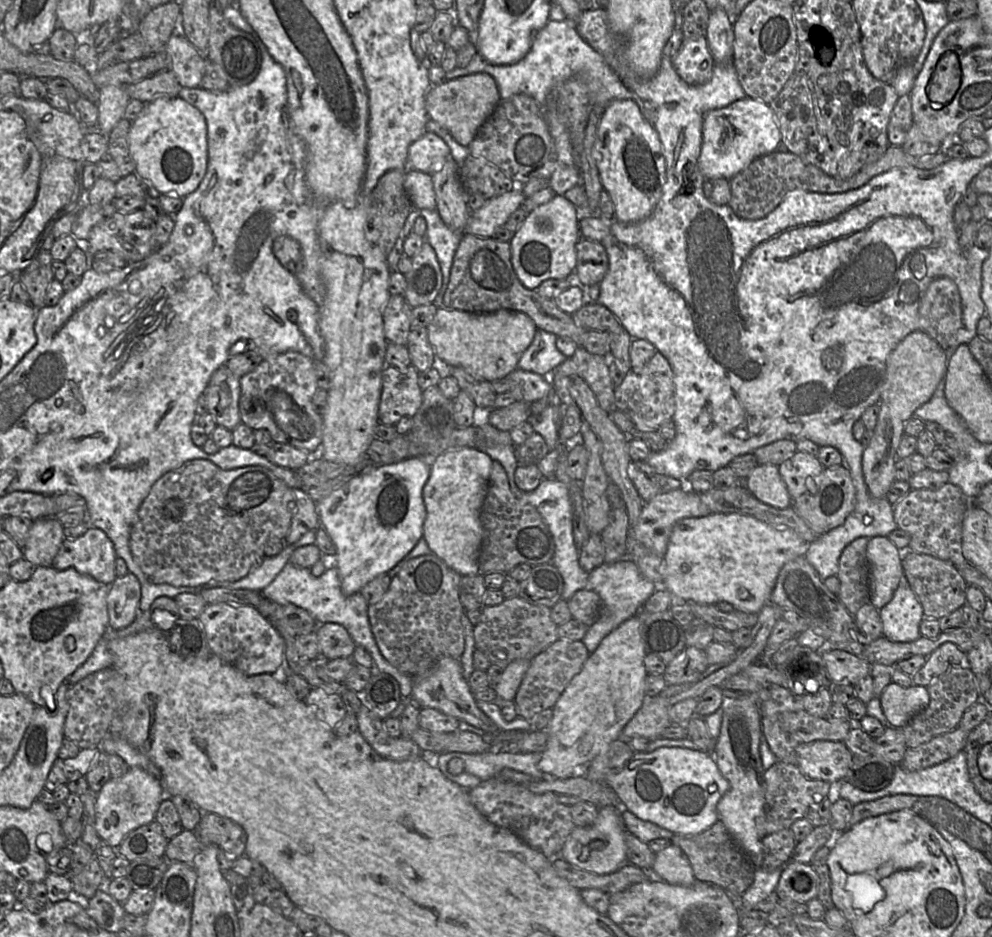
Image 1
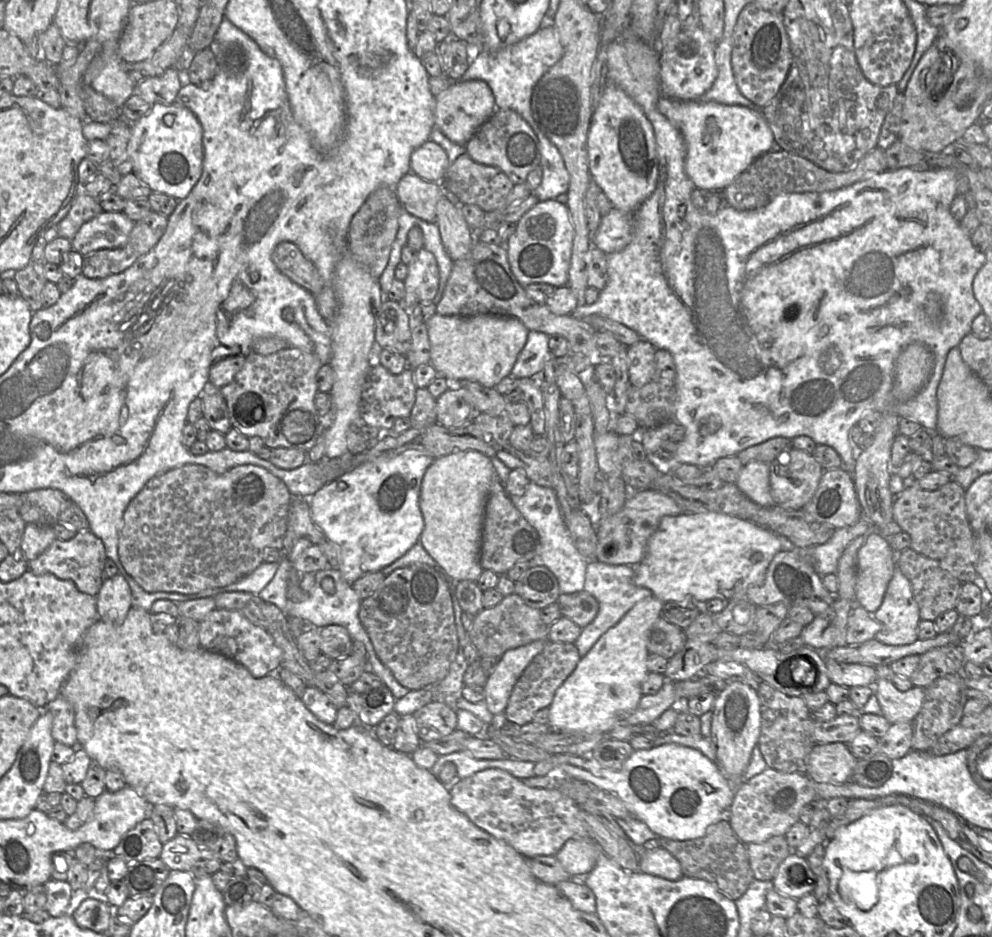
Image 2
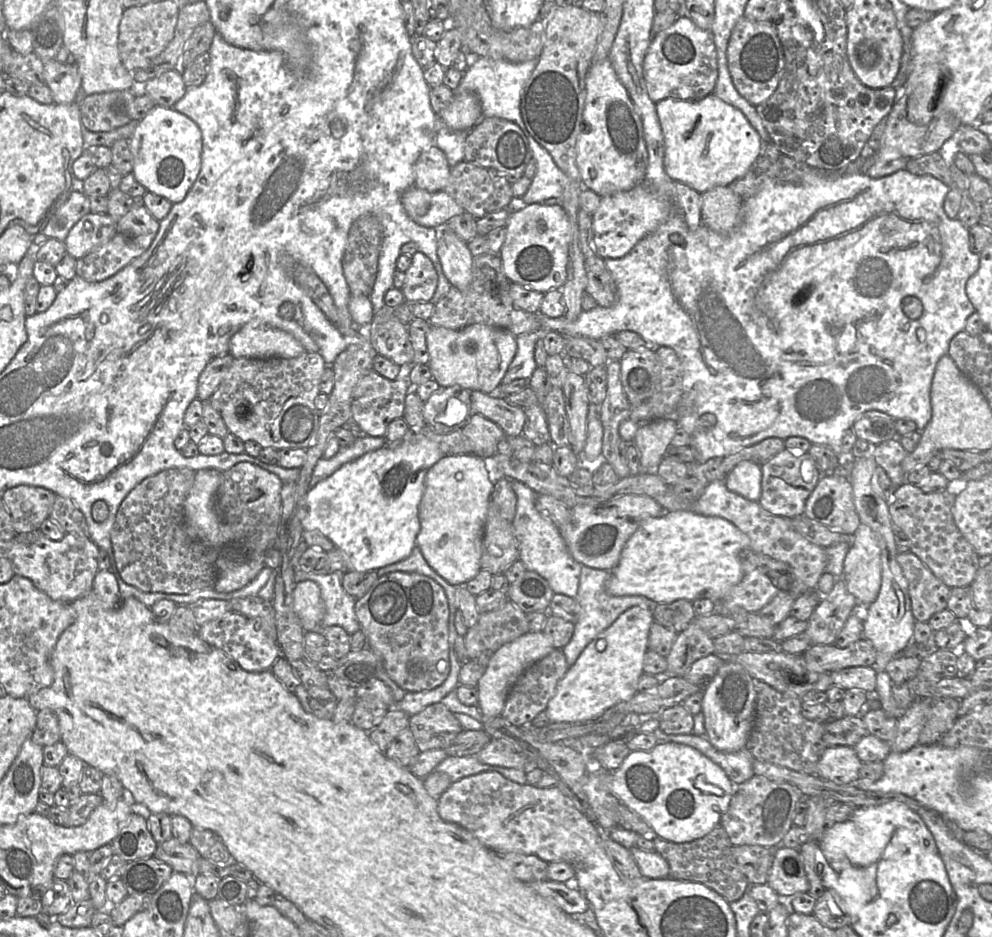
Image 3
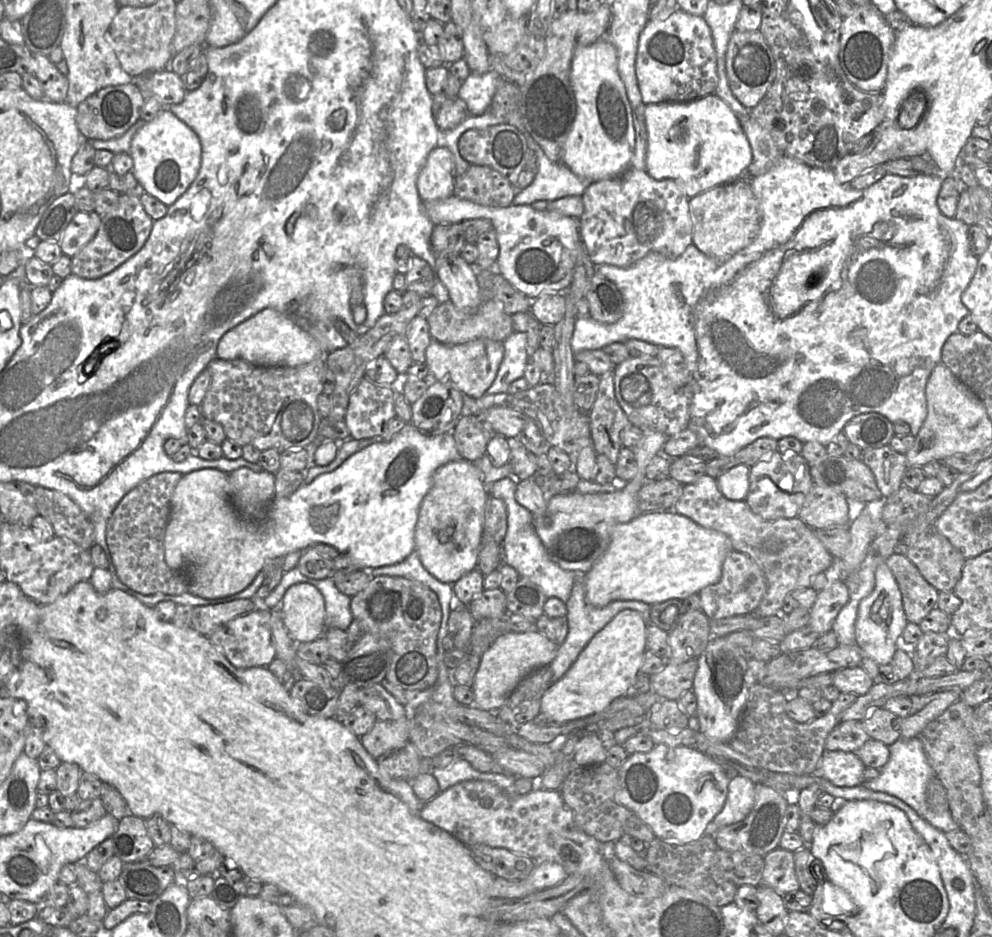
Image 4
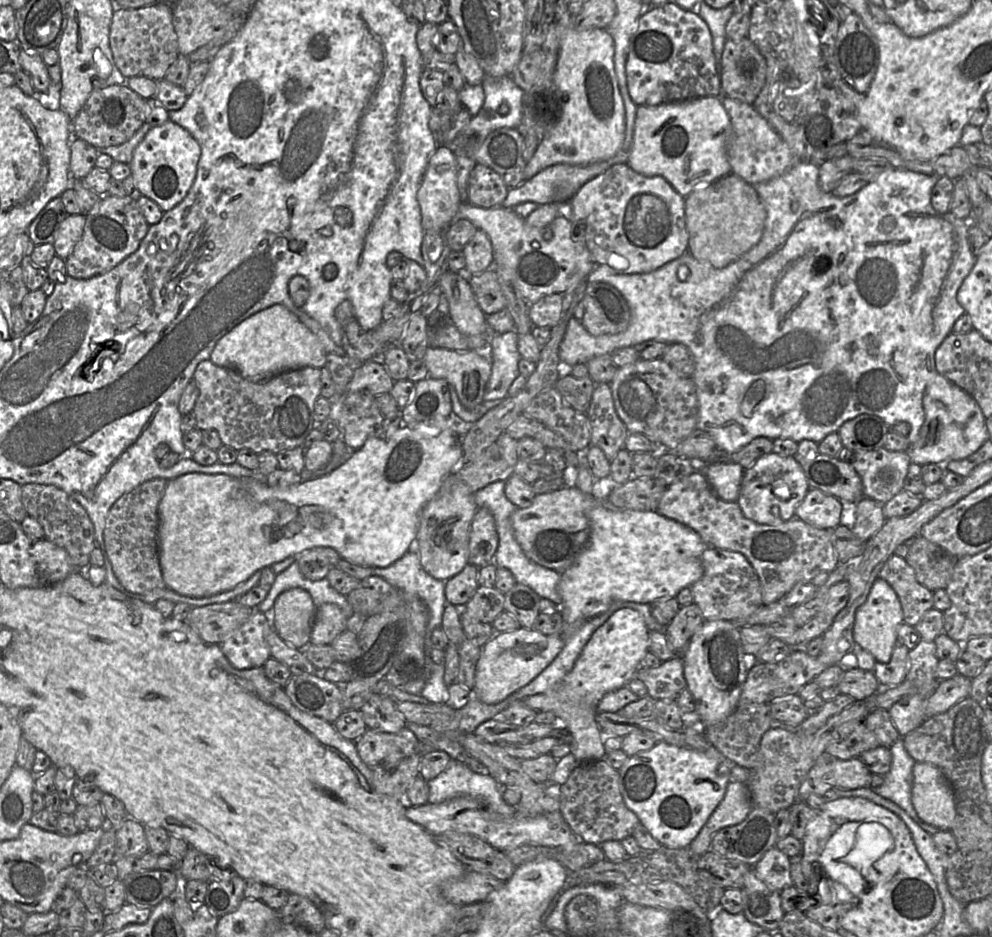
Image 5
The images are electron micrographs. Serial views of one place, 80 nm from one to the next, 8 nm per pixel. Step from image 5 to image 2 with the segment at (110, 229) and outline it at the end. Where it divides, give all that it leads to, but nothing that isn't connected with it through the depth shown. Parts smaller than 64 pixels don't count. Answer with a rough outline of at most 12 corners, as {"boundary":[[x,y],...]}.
{"boundary":[[150,211],[134,223],[124,246],[84,256],[82,275],[124,272],[156,247],[166,216]]}

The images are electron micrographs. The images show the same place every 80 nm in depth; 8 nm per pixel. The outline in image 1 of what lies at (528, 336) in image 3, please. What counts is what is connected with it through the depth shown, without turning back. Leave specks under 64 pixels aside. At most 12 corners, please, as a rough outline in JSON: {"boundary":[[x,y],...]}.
{"boundary":[[537,329],[517,368],[545,376],[566,360]]}

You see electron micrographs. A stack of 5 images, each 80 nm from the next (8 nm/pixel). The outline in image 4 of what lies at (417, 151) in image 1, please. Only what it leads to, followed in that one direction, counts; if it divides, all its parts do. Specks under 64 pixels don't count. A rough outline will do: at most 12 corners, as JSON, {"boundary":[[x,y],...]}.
{"boundary":[[436,146],[417,179],[423,203],[454,195],[455,163]]}

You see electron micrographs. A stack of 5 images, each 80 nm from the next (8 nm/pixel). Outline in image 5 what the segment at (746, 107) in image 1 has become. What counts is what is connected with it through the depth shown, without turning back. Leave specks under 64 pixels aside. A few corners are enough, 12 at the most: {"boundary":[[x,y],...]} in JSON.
{"boundary":[[707,96],[638,106],[626,165],[684,198],[730,174]]}

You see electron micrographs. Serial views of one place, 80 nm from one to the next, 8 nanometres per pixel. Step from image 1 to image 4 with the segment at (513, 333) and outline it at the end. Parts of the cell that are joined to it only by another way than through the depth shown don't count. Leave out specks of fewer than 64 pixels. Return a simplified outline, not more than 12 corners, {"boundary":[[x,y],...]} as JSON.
{"boundary":[[432,340],[432,381],[480,398],[503,360],[503,342]]}

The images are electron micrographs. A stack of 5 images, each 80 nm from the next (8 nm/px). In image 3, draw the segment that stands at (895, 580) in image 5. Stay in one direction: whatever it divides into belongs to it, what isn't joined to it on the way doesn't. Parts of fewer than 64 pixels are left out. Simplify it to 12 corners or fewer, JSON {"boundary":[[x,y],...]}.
{"boundary":[[917,555],[896,559],[908,582],[916,621],[947,608],[951,588]]}

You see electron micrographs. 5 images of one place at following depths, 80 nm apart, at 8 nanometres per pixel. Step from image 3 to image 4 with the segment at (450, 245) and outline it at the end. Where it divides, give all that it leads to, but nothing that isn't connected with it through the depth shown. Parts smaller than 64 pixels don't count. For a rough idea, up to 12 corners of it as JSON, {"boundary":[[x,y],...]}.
{"boundary":[[459,254],[436,257],[437,279],[462,311],[480,305],[478,271]]}

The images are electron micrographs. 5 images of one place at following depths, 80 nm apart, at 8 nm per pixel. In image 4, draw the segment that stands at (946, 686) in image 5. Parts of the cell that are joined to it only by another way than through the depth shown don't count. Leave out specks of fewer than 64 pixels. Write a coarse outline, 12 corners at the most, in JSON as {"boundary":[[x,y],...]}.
{"boundary":[[947,689],[912,698],[899,720],[901,737],[912,739],[963,690]]}

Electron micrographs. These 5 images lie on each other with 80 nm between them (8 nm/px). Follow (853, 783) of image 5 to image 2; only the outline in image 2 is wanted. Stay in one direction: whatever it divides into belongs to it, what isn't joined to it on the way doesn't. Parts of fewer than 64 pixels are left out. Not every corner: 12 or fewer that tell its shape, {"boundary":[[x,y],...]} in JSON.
{"boundary":[[816,744],[806,775],[844,784],[857,758],[847,744]]}

